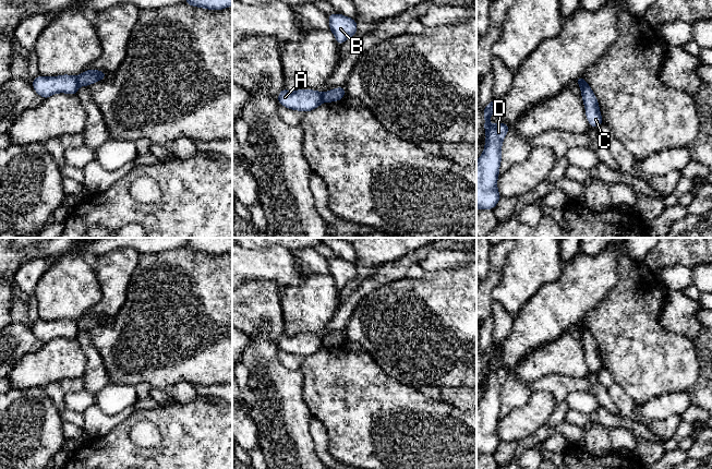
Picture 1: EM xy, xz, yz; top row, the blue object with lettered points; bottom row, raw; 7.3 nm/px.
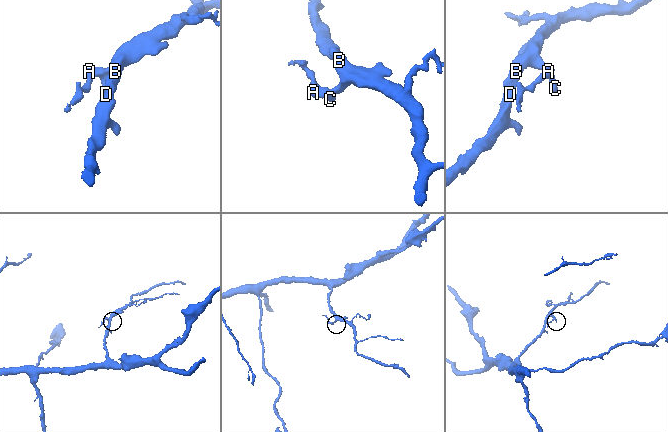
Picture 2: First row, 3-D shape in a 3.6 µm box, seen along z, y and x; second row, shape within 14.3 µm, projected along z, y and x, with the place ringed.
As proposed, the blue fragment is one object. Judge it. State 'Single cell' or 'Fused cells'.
Fused cells

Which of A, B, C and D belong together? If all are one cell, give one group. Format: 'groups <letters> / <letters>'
groups A C / B D

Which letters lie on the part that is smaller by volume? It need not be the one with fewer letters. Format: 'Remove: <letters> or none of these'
Remove: A, C

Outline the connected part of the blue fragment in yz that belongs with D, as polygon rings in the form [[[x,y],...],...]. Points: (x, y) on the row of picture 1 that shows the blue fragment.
[[[493,99],[483,109],[484,132],[486,133],[483,153],[476,160],[476,209],[494,209],[502,196],[497,179],[502,163],[503,141],[510,127],[503,122],[490,123],[491,116],[502,105],[503,99]]]

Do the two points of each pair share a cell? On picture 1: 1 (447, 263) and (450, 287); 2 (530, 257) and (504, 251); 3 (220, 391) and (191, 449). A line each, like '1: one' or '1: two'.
1: two
2: two
3: two

